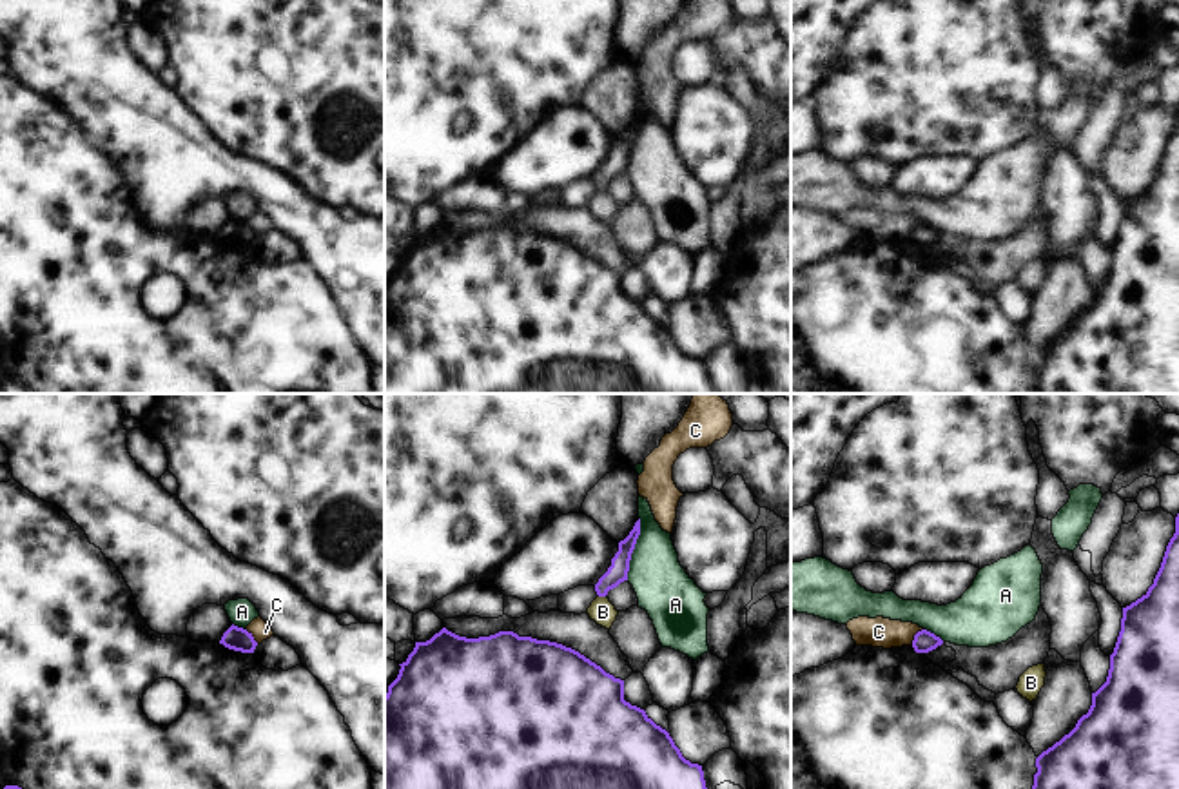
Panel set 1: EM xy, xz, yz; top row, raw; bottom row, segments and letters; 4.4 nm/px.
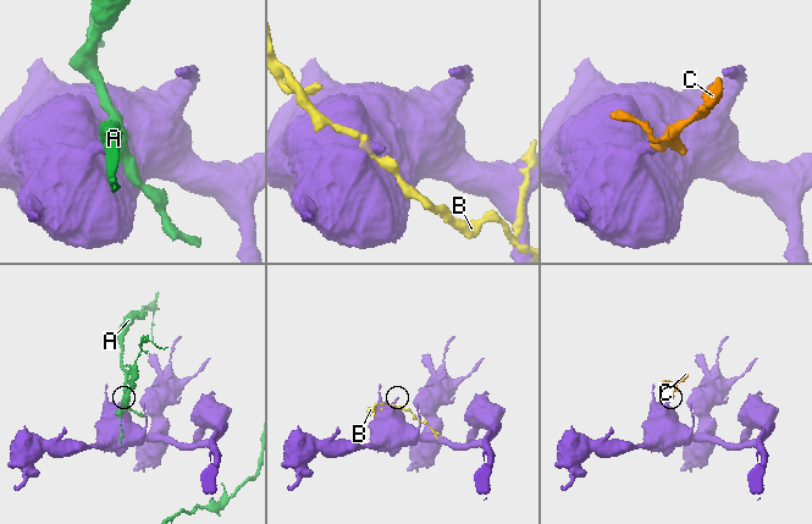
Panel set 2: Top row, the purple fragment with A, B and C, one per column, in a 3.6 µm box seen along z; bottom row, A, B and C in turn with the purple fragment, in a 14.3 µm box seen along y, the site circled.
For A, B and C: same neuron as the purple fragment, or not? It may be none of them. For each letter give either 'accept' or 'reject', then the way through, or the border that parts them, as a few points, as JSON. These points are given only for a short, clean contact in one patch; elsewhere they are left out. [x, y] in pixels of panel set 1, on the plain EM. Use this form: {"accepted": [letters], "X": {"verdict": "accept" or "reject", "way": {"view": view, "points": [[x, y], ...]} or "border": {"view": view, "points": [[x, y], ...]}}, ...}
{"accepted": [], "A": {"verdict": "reject", "border": {"view": "xz", "points": [[639, 111], [639, 131], [626, 173]]}}, "B": {"verdict": "reject"}, "C": {"verdict": "reject", "border": {"view": "yz", "points": [[922, 222], [911, 238]]}}}

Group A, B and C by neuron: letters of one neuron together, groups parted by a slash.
A / B / C

